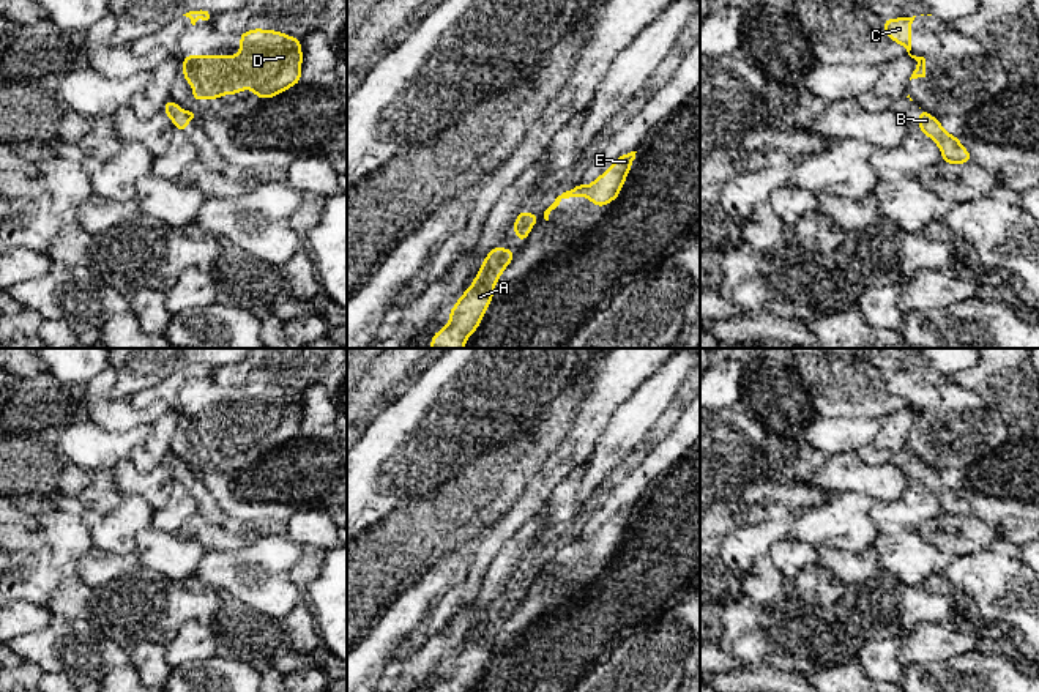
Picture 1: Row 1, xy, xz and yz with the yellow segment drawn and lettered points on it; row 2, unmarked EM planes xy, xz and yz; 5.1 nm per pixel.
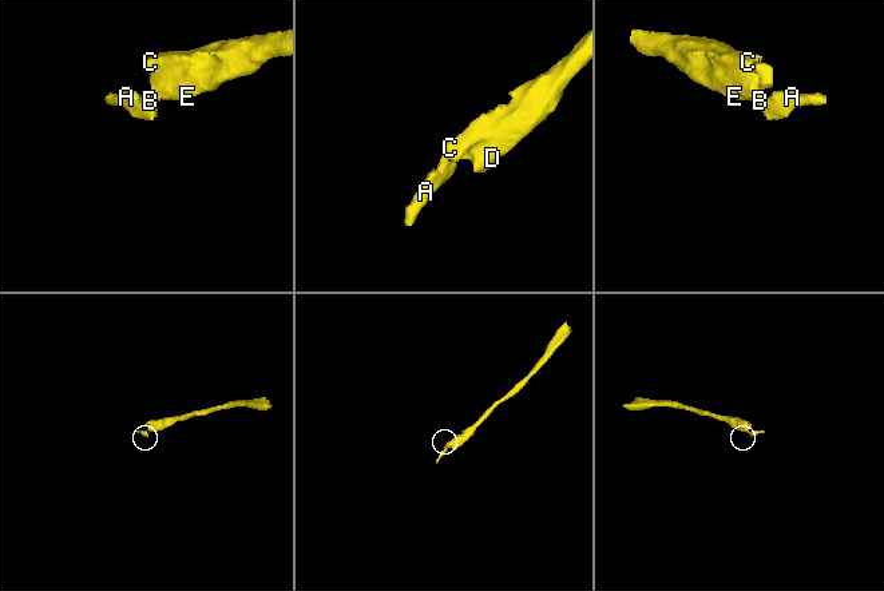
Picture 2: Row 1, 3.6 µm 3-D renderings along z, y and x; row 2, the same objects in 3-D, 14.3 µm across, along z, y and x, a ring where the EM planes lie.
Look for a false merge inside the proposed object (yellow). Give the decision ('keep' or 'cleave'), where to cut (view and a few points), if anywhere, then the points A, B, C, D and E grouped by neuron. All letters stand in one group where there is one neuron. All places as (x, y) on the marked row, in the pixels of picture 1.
cleave; cut in xy along (188, 114), (191, 119); A B / C D E

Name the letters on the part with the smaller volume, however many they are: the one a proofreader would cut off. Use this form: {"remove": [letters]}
{"remove": ["A", "B"]}

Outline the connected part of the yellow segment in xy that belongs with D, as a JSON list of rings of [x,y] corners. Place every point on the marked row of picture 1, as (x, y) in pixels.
[[[252,28],[240,33],[238,55],[184,55],[183,77],[192,87],[192,99],[219,99],[249,88],[257,98],[270,99],[301,82],[303,50],[296,36],[276,30]]]

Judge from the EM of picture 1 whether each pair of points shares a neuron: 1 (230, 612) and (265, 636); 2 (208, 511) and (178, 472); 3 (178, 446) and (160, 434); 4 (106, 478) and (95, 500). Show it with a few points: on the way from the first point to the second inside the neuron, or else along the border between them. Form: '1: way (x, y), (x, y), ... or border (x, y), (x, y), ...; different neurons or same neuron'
1: way (238, 620), (257, 634); same neuron
2: way (207, 502), (188, 481); same neuron
3: border (172, 409), (178, 415), (178, 427), (171, 451); different neurons
4: way (103, 483), (100, 495); same neuron

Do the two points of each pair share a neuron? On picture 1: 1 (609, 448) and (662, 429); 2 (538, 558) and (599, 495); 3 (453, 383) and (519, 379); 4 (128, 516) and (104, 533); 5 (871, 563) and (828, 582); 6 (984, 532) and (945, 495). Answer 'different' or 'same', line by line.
1: different
2: same
3: same
4: same
5: different
6: different

